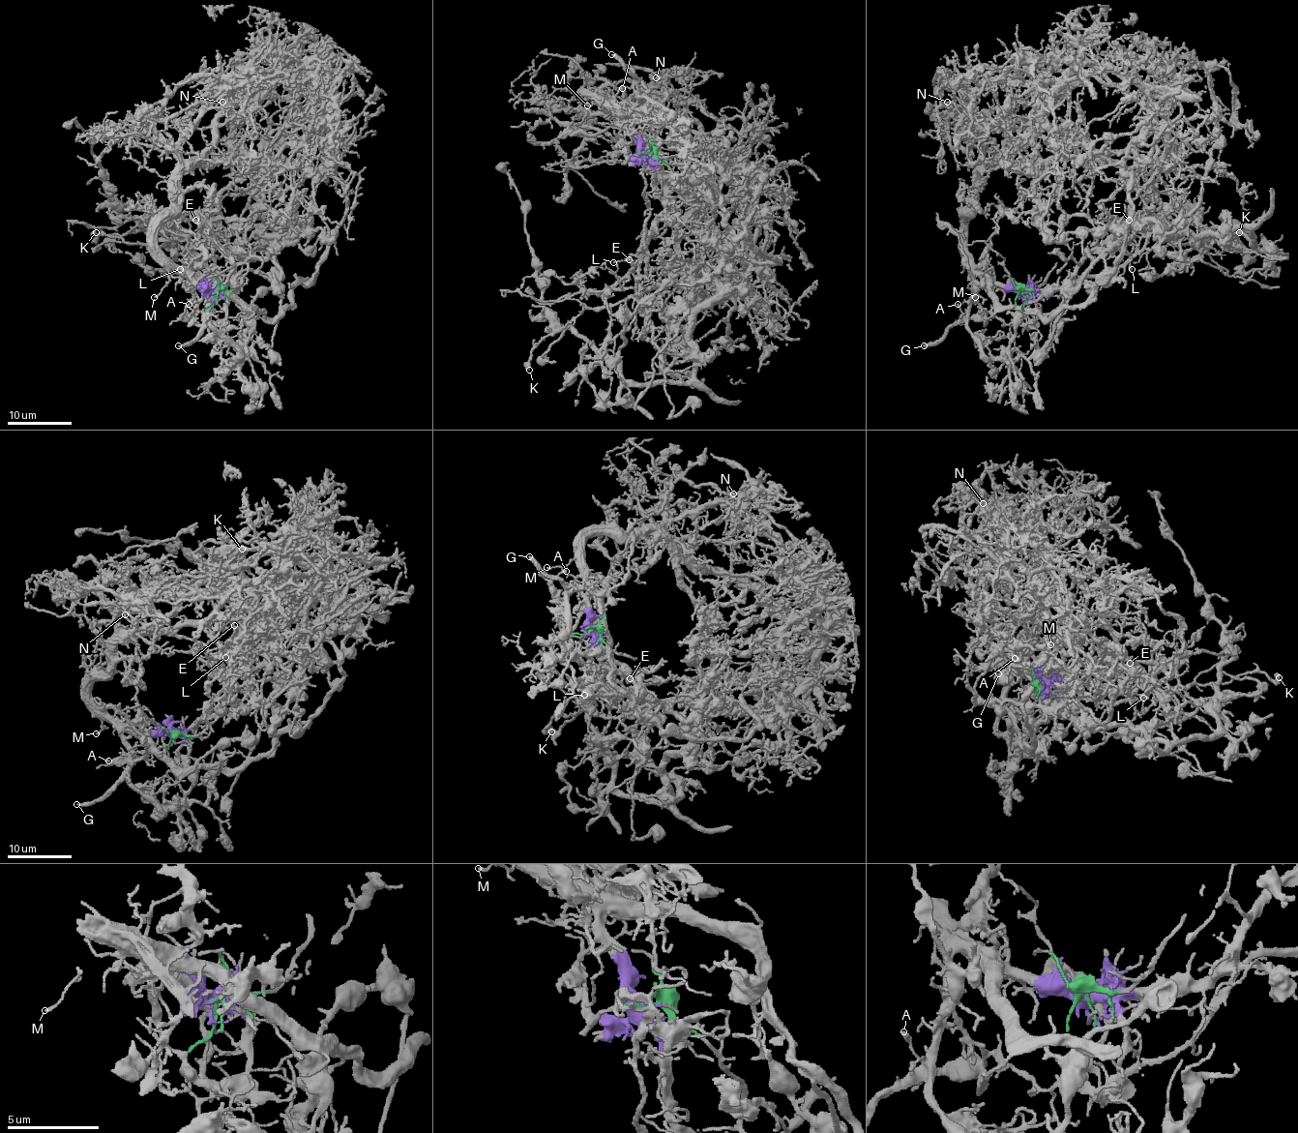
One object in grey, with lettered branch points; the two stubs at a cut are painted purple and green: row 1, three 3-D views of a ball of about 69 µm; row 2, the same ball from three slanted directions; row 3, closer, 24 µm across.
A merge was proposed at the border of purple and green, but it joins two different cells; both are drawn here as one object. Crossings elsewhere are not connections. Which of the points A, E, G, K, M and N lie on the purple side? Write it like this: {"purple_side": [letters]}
{"purple_side": ["A", "E", "G", "K", "M", "N"]}

